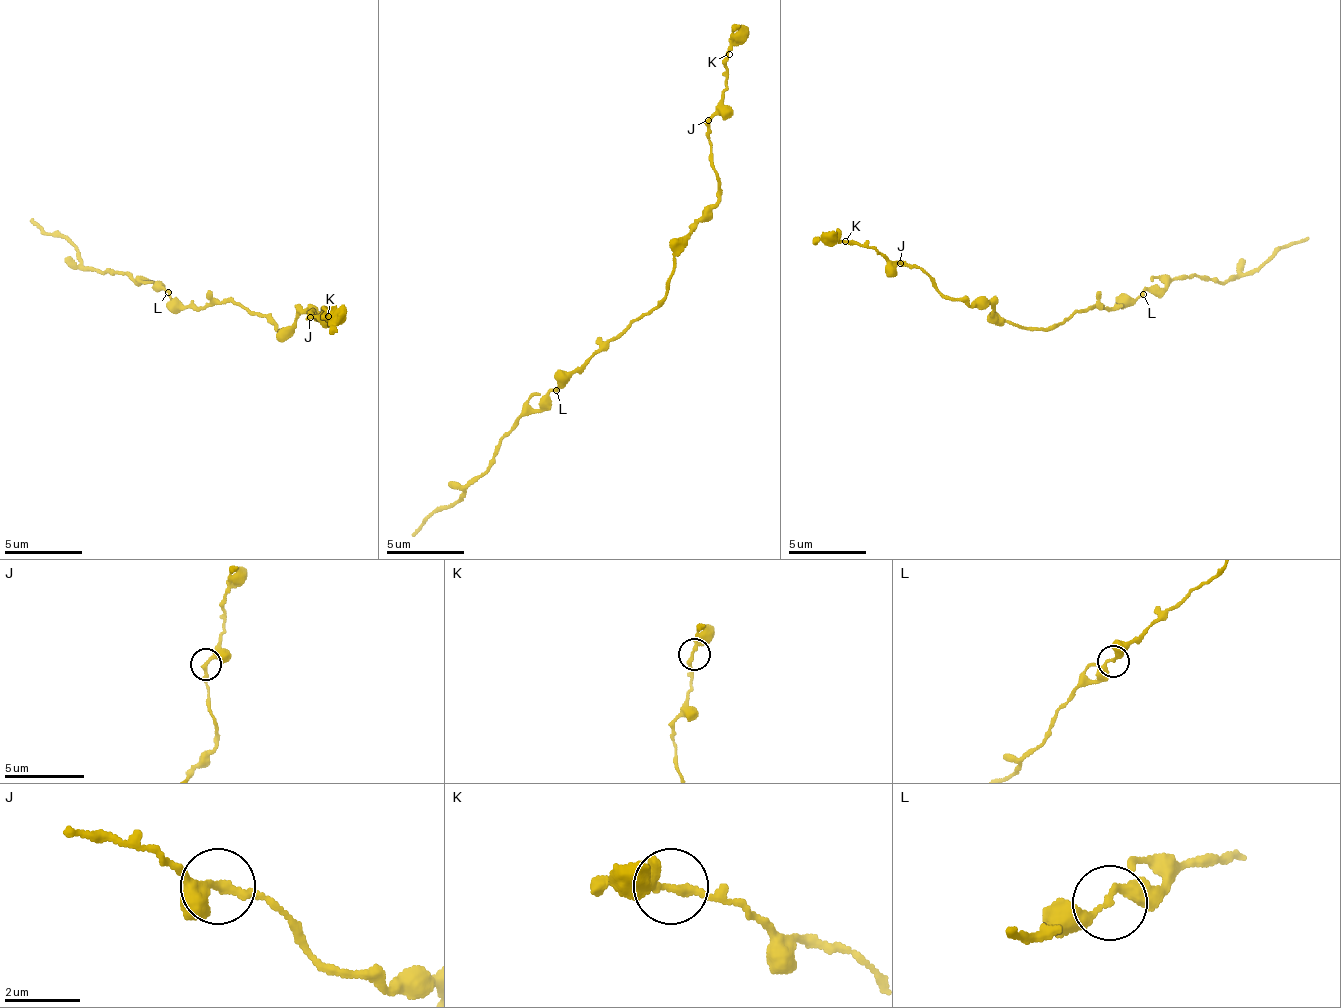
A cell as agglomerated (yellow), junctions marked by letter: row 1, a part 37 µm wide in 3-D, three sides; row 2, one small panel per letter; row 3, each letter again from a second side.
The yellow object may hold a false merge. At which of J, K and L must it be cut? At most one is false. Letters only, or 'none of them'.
none of them

